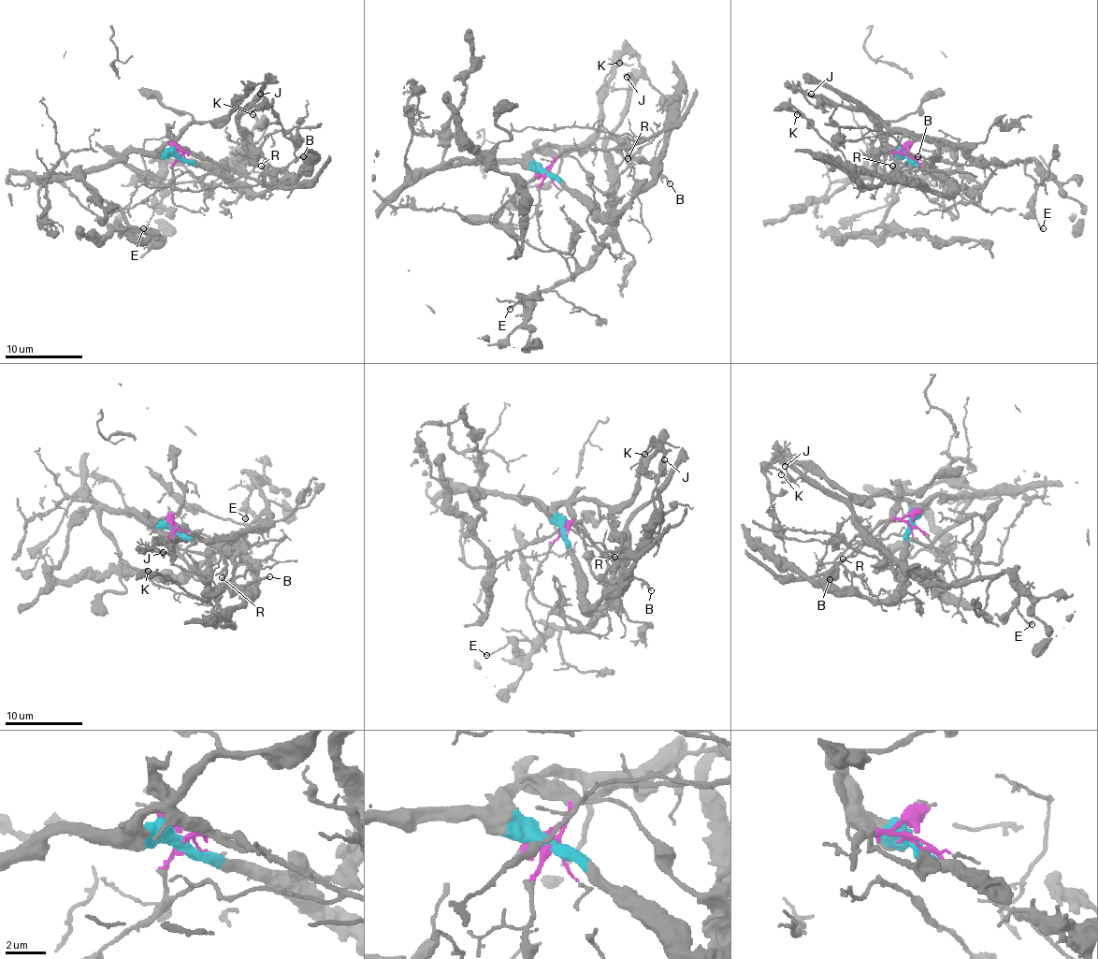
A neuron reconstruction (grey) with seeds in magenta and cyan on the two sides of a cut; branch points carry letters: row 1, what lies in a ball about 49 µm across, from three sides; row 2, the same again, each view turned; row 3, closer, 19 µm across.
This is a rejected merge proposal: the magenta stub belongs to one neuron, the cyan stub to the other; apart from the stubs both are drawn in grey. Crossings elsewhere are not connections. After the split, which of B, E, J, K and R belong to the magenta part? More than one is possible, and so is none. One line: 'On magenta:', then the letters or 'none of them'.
On magenta: B, E, J, K, R

